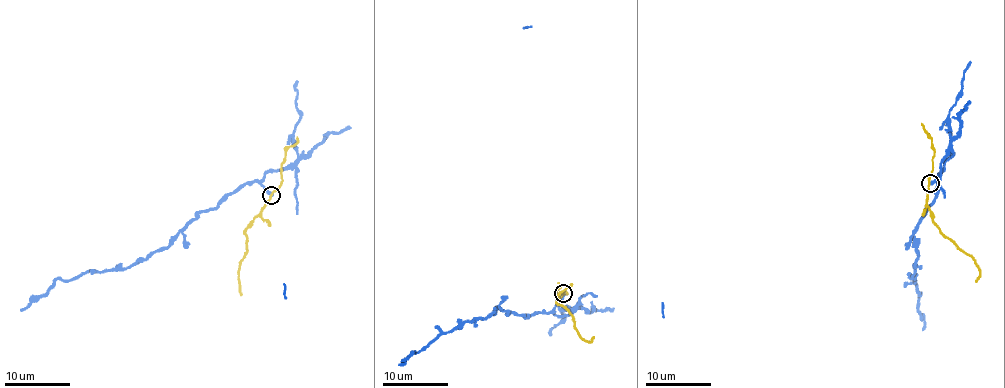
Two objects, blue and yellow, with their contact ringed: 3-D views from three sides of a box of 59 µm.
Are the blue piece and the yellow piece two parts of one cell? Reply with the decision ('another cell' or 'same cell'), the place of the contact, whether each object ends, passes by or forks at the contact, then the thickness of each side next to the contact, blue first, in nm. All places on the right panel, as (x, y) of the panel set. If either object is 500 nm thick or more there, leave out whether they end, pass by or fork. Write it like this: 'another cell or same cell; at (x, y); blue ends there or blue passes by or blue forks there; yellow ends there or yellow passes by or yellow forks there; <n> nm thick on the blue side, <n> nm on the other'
another cell; at (930, 183); blue ends there; yellow passes by; 320 nm thick on the blue side, 150 nm on the other

